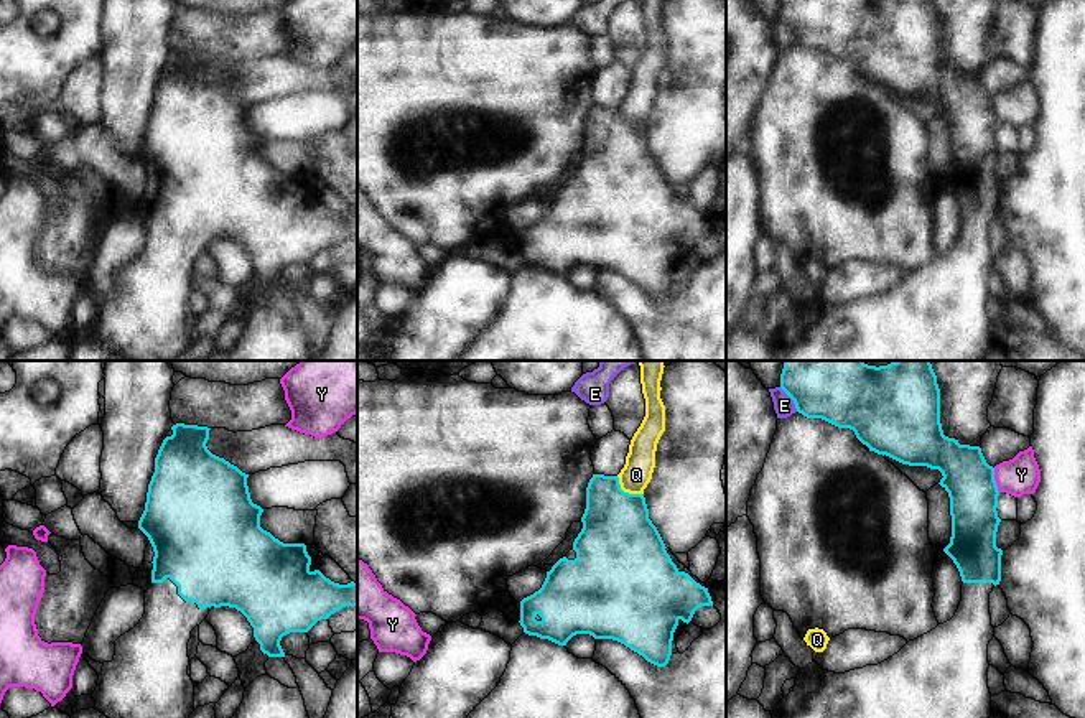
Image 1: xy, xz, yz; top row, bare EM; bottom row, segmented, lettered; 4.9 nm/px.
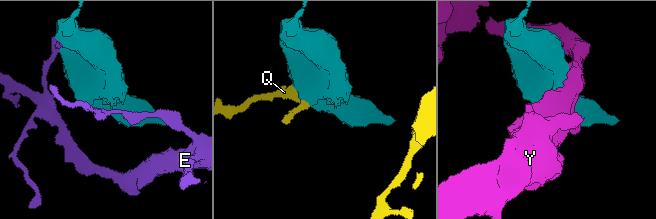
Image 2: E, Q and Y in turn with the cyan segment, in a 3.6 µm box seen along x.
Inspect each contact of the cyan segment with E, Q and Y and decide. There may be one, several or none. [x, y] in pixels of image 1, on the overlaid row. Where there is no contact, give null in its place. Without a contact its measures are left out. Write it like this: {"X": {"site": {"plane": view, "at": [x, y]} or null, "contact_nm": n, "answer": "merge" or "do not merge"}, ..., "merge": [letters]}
{"E": {"site": {"plane": "yz", "at": [791, 397]}, "contact_nm": 150, "answer": "do not merge"}, "Q": {"site": {"plane": "xz", "at": [626, 493]}, "contact_nm": 160, "answer": "do not merge"}, "Y": {"site": {"plane": "yz", "at": [993, 480]}, "contact_nm": 120, "answer": "do not merge"}, "merge": []}

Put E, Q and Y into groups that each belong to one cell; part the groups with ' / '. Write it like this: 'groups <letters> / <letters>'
groups E / Q / Y

